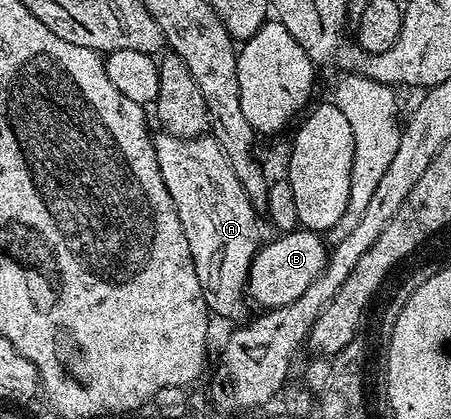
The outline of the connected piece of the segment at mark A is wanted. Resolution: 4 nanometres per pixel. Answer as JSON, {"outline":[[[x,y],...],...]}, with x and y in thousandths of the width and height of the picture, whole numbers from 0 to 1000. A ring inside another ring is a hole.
{"outline":[[[355,317],[341,339],[350,403],[386,480],[386,499],[395,499],[412,575],[421,575],[430,652],[439,652],[461,740],[472,754],[523,761],[541,742],[550,647],[572,597],[572,516],[554,489],[554,470],[545,470],[528,413],[519,413],[501,365],[468,320],[455,317],[441,332],[397,332]]]}

